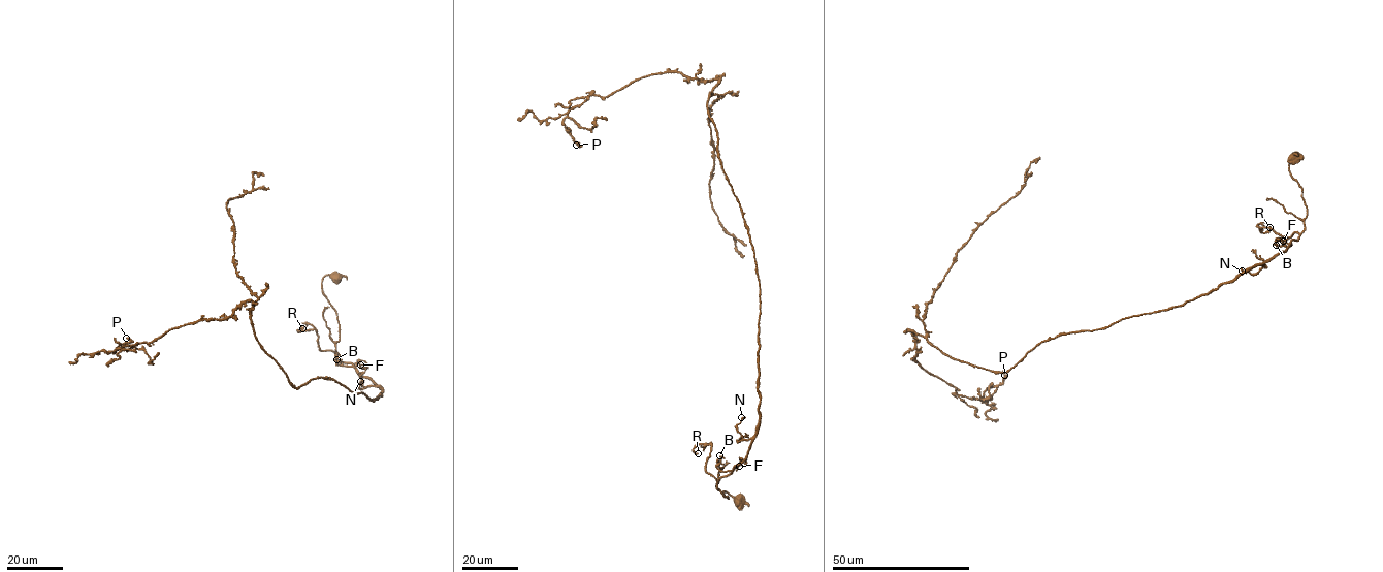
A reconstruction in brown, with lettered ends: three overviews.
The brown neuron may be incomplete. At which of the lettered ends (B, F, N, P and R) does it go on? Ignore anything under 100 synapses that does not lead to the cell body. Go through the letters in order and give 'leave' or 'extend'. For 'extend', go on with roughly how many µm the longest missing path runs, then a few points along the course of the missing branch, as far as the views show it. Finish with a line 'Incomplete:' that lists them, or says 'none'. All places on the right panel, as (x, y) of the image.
B: leave
F: leave
N: leave
P: leave
R: leave
Incomplete: none

